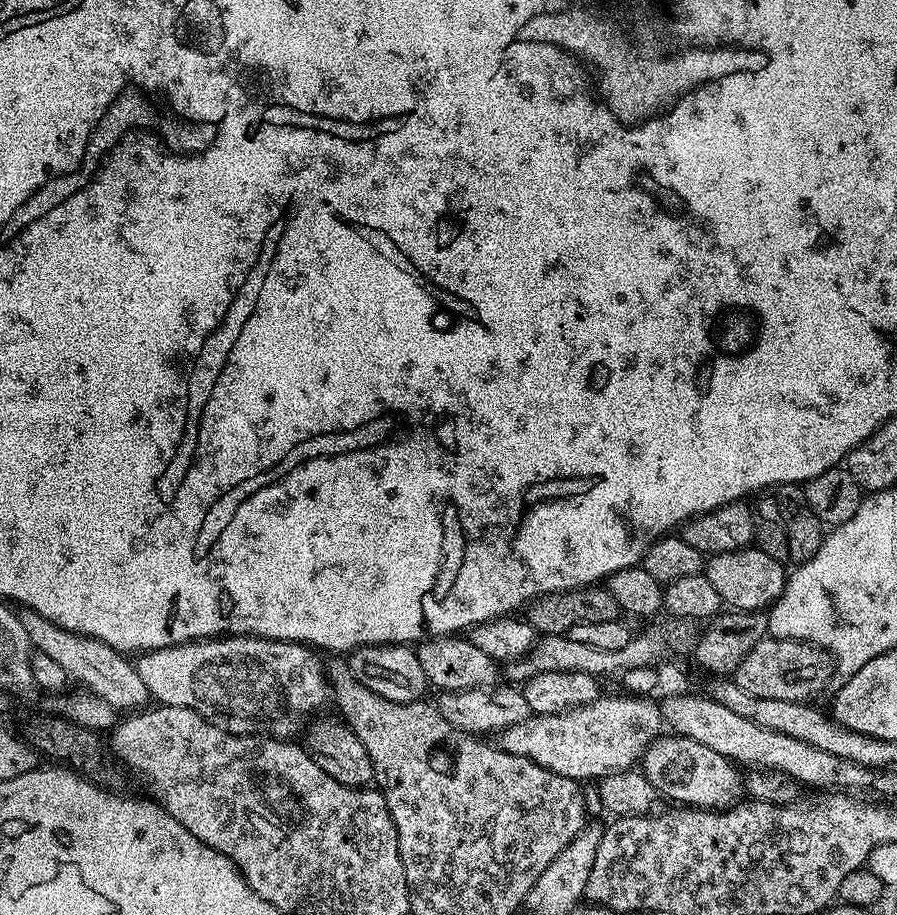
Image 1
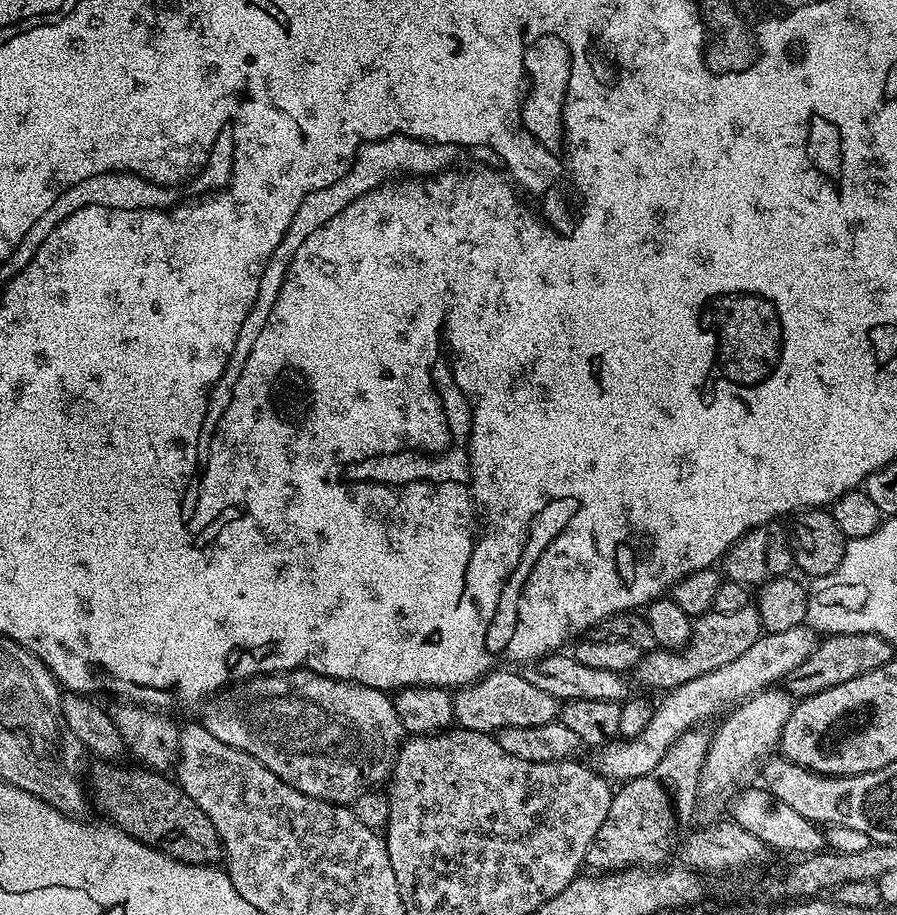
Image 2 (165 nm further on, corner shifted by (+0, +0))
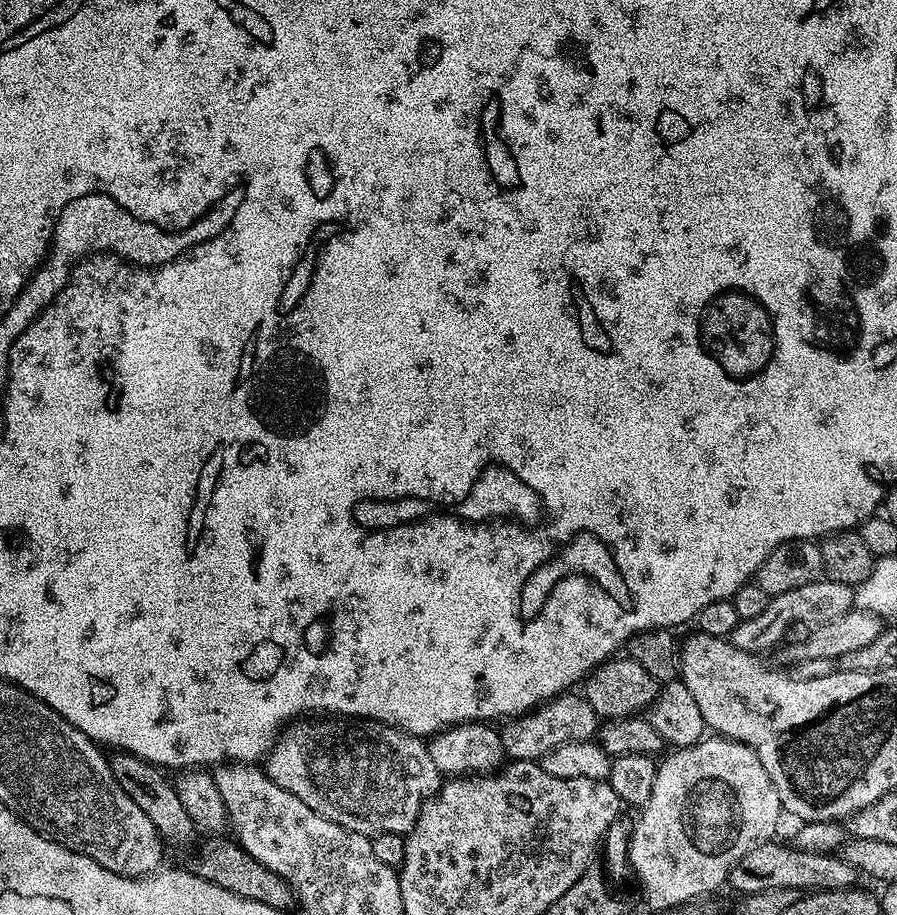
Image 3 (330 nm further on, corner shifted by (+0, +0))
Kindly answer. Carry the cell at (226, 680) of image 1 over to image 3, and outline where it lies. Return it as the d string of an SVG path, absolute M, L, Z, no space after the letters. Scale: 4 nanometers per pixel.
M328 718L321 720L324 721L317 728L299 728L296 725L299 723L289 723L263 761L263 771L275 784L290 790L294 798L302 798L310 810L338 822L346 830L369 838L381 832L411 832L425 798L437 792L442 783L442 774L438 766L434 766L434 758L430 758L427 743L390 724L360 722L352 736L348 736L342 725L331 724Z

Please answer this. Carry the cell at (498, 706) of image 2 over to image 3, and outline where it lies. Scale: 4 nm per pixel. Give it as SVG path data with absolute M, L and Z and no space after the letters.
M561 694L518 716L505 719L498 728L505 757L513 760L535 760L568 740L592 740L598 732L596 711L580 694Z

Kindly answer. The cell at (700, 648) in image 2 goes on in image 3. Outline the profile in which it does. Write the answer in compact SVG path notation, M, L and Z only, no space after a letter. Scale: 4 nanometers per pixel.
M821 578L806 586L798 586L798 590L786 590L786 594L771 597L762 614L754 618L746 618L736 625L730 637L738 650L746 650L757 654L765 654L781 639L788 635L792 623L806 623L809 626L834 622L834 618L842 618L854 608L853 585L843 584L837 580Z

